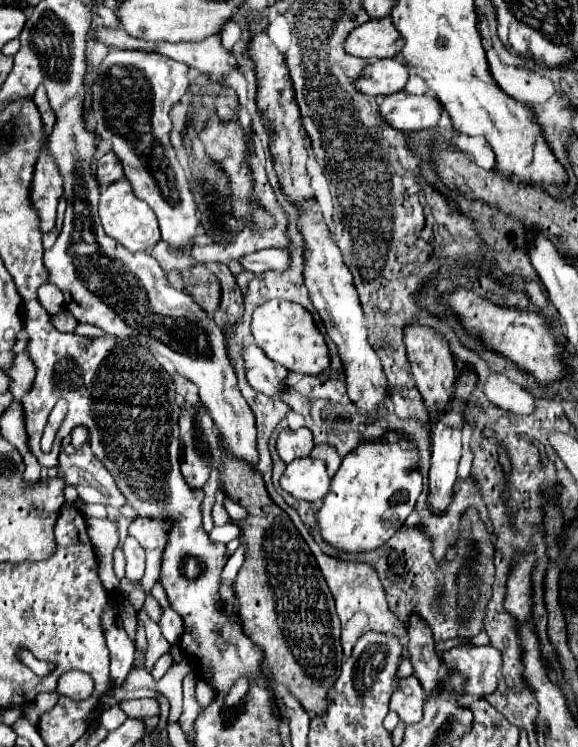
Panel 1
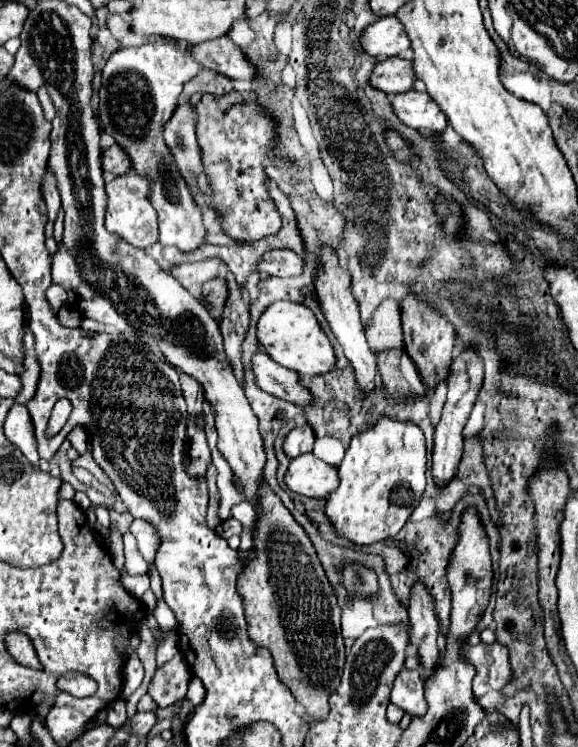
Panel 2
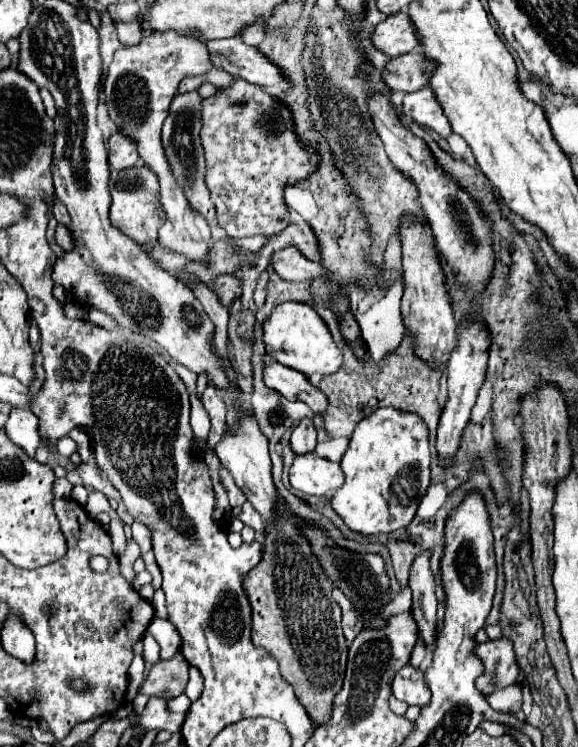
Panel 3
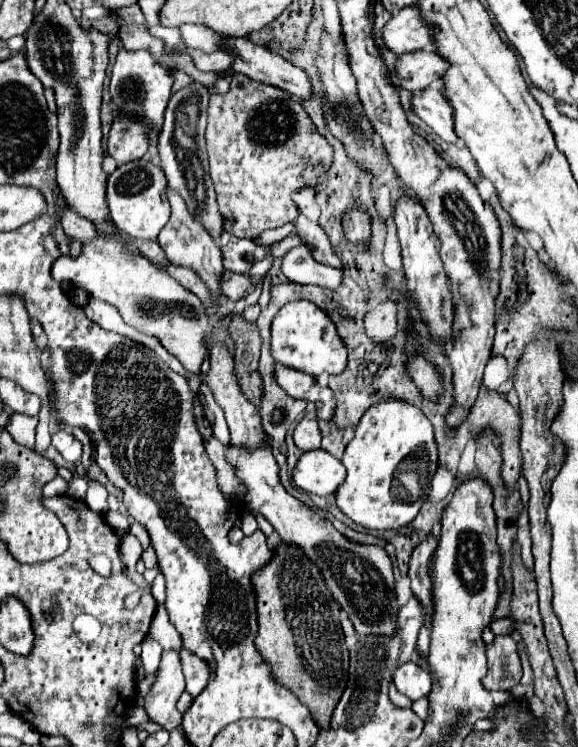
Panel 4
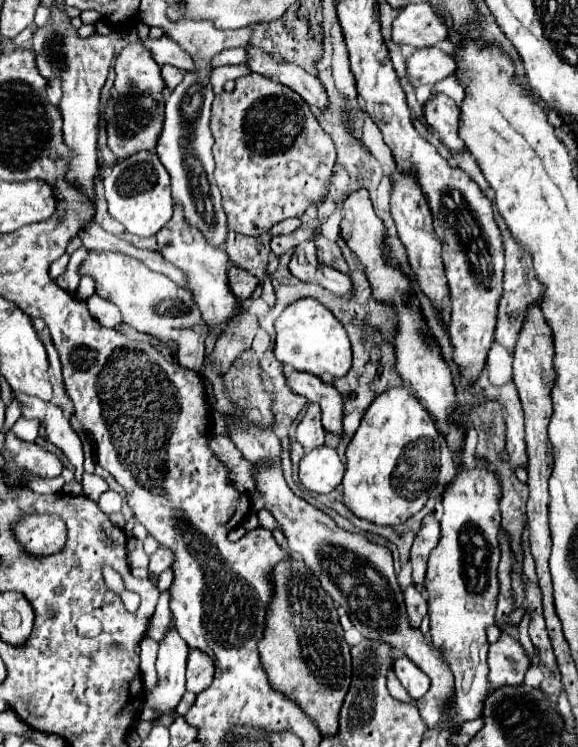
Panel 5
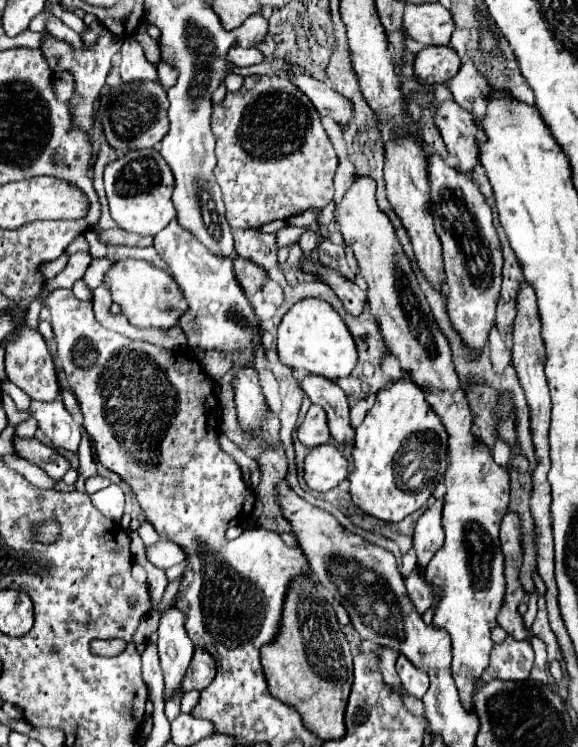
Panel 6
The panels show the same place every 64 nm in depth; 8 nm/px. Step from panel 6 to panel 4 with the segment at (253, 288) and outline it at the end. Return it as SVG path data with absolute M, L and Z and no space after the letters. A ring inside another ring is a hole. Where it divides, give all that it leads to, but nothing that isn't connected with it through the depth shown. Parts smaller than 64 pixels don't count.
M224 272L224 276L222 276L222 292L224 292L224 296L228 300L232 300L232 302L242 300L248 294L250 288L252 288L250 276L236 274L236 272Z

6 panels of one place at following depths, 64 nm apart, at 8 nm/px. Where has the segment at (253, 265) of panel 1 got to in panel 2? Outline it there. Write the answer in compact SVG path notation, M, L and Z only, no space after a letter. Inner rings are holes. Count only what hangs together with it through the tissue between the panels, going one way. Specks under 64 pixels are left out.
M292 250L266 252L260 266L258 266L258 272L280 276L280 278L300 276L302 270L304 270L304 260L302 260L302 256L298 256Z

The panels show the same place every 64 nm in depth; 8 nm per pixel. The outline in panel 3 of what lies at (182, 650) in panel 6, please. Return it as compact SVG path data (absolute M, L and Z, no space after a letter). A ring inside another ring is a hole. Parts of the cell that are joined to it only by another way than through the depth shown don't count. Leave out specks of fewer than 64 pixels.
M150 696L144 712L140 714L140 726L144 730L152 730L152 728L158 728L158 730L166 730L166 728L180 730L180 724L184 722L184 714L170 712L168 710L168 702L170 702L170 698Z

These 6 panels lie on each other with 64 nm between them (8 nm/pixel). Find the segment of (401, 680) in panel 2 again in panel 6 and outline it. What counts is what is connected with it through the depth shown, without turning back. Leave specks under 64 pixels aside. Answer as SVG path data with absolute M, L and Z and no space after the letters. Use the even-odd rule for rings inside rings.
M404 654L398 656L398 662L396 662L396 670L398 670L398 676L402 680L402 688L416 696L416 698L422 698L428 690L428 674L420 672Z

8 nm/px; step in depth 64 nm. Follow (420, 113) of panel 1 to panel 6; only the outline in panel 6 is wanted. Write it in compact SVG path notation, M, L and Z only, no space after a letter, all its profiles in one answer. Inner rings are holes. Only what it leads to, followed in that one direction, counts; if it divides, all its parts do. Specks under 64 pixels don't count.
M446 100L438 106L436 126L440 128L448 154L458 160L456 168L462 174L472 174L480 164L480 144L486 140L486 134L476 124L474 116L454 100Z

